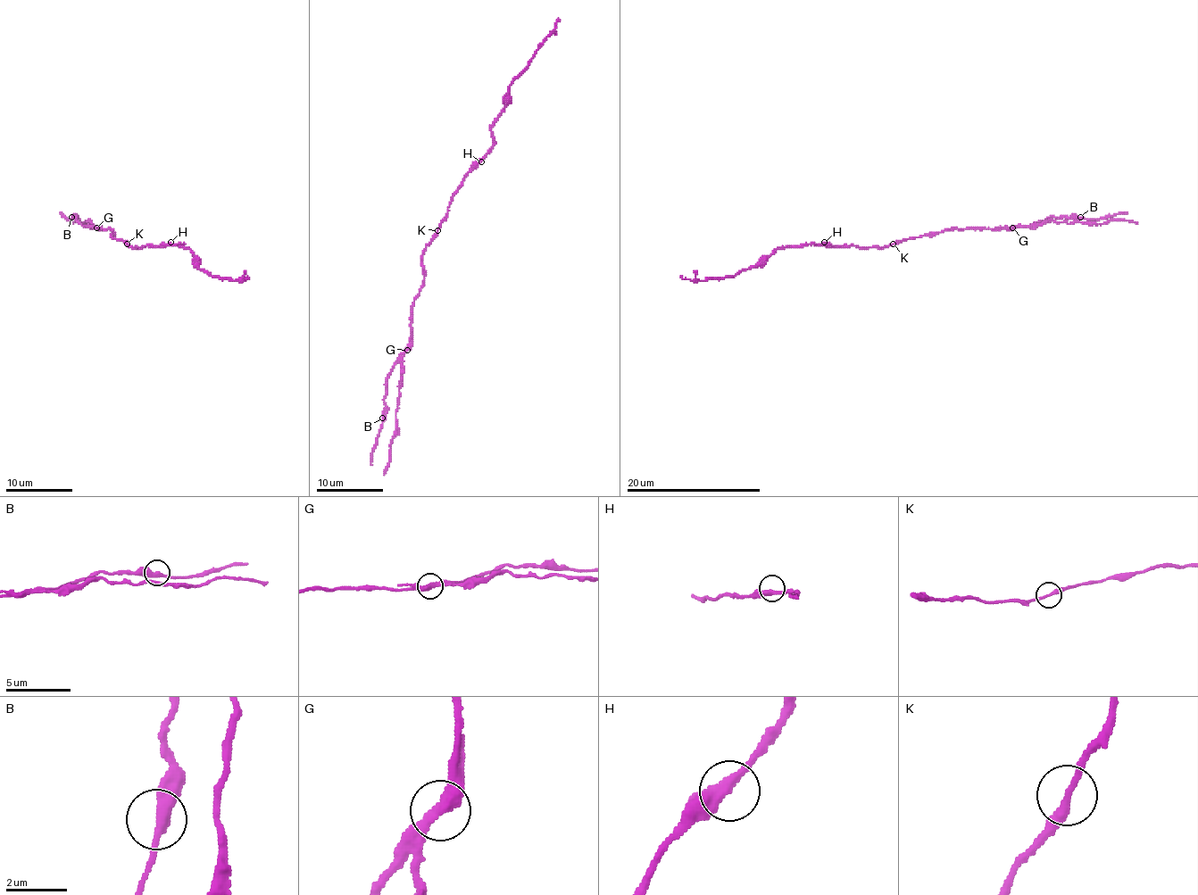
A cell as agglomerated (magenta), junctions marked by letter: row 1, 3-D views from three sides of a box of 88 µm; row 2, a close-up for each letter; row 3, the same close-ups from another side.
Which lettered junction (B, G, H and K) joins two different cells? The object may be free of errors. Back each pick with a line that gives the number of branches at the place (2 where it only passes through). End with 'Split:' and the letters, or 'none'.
G: 2
Split: G

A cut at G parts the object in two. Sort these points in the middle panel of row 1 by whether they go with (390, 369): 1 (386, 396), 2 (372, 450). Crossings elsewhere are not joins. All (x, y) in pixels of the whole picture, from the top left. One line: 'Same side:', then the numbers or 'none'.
Same side: 1, 2

